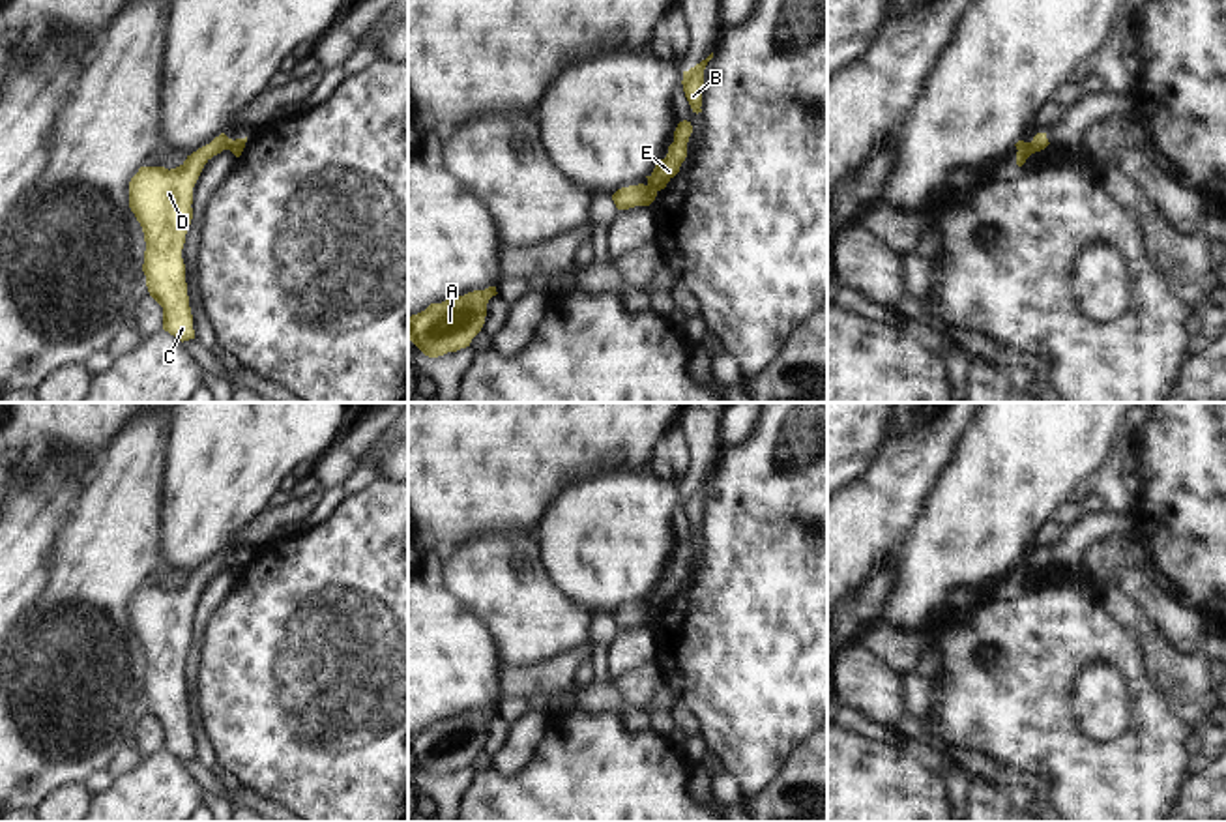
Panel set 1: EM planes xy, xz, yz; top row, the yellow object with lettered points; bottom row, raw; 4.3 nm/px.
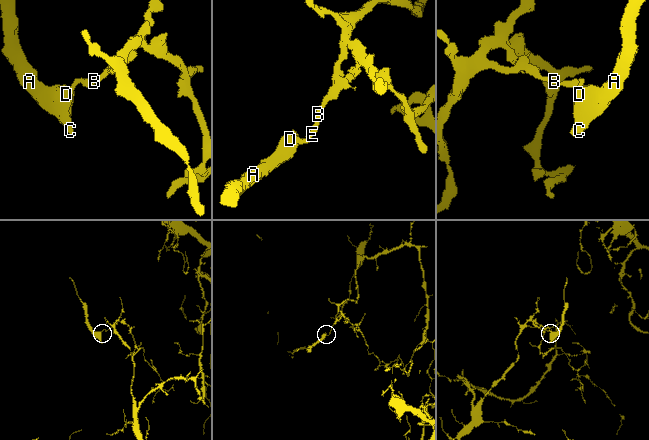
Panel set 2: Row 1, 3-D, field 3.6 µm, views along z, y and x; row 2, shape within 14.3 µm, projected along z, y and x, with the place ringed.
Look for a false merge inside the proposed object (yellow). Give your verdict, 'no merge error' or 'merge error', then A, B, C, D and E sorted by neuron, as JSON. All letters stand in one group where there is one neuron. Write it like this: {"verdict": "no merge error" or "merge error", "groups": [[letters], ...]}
{"verdict": "merge error", "groups": [["A", "C", "D"], ["B", "E"]]}

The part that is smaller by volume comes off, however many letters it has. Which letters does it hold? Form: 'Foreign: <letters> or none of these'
Foreign: A, C, D

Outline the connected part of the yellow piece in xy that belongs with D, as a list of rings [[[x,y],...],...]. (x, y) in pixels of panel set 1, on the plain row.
[[[225,552],[198,567],[176,588],[140,586],[129,601],[129,627],[142,646],[142,691],[150,715],[163,727],[163,749],[195,758],[182,668],[193,639],[193,607],[204,584],[234,564]]]

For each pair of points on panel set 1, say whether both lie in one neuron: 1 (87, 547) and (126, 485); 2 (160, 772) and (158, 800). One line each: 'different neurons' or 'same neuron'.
1: same neuron
2: same neuron

